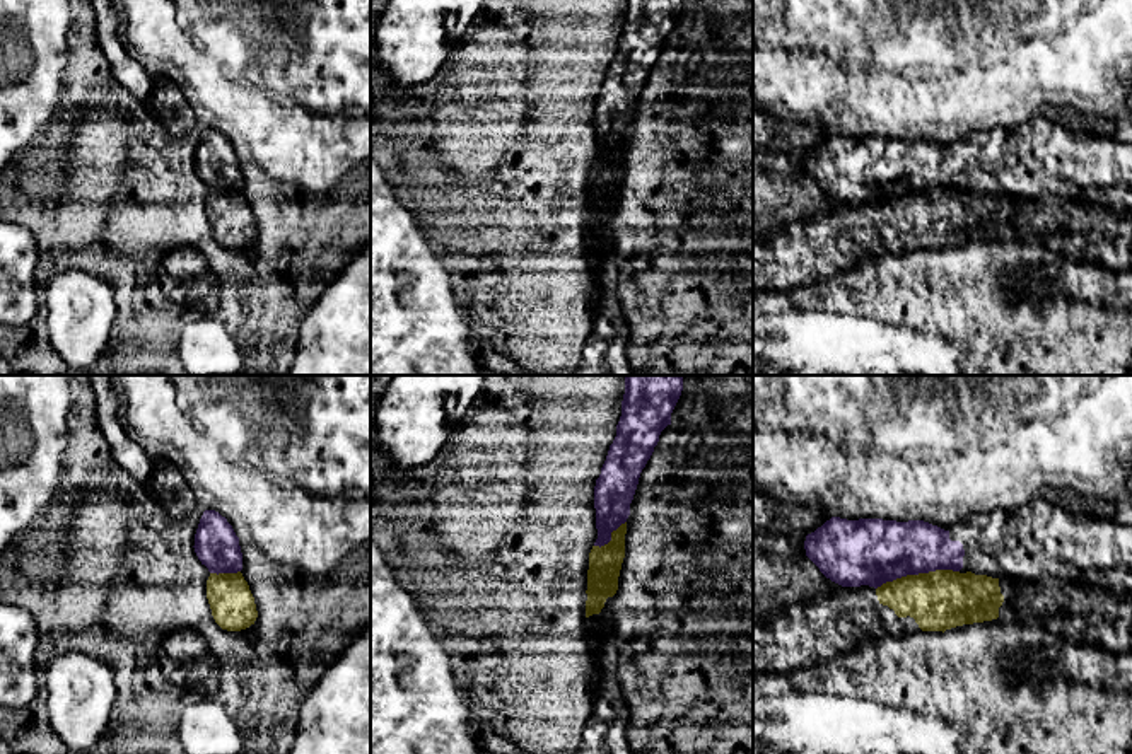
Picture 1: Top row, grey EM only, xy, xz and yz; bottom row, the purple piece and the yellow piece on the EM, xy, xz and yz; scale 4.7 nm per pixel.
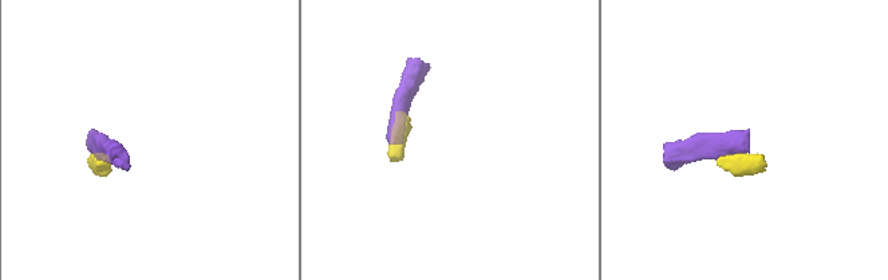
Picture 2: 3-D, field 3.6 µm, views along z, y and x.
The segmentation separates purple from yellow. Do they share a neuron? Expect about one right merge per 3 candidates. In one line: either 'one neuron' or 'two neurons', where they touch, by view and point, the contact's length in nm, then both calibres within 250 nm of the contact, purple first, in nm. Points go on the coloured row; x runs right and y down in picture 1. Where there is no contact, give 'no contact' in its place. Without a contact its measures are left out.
two neurons | yz (917, 574) | 400 nm | 320/280 nm

